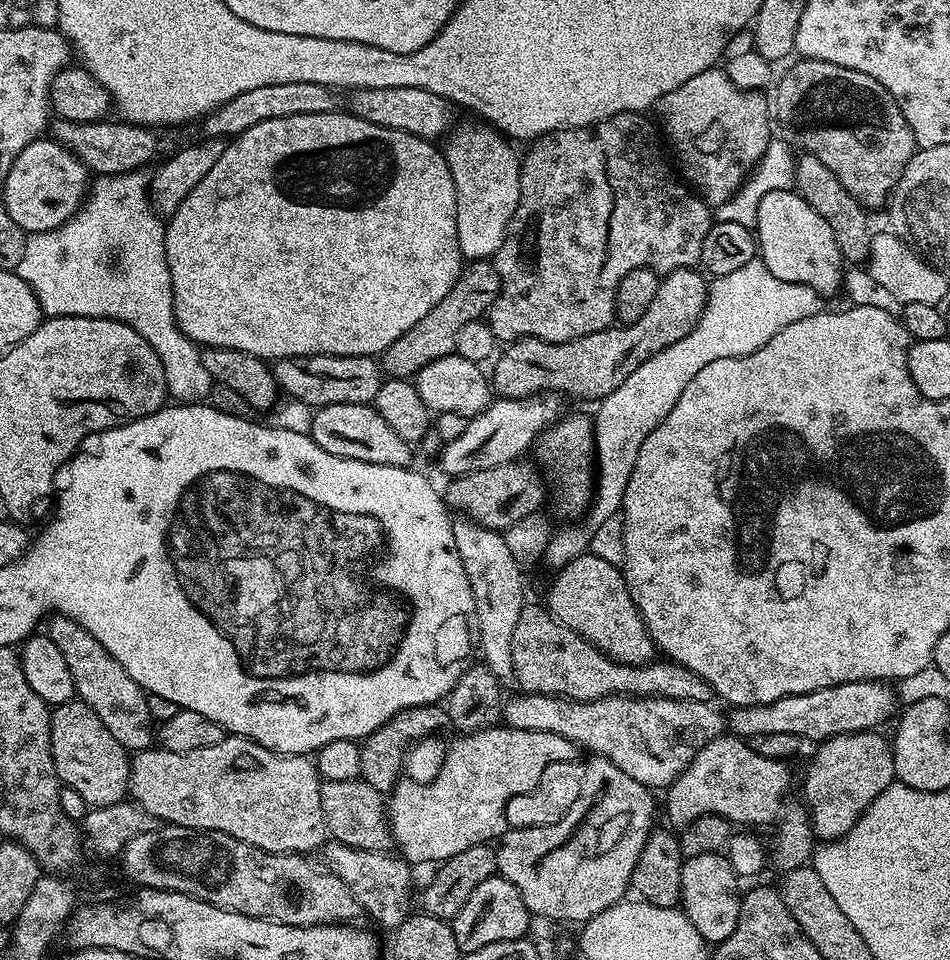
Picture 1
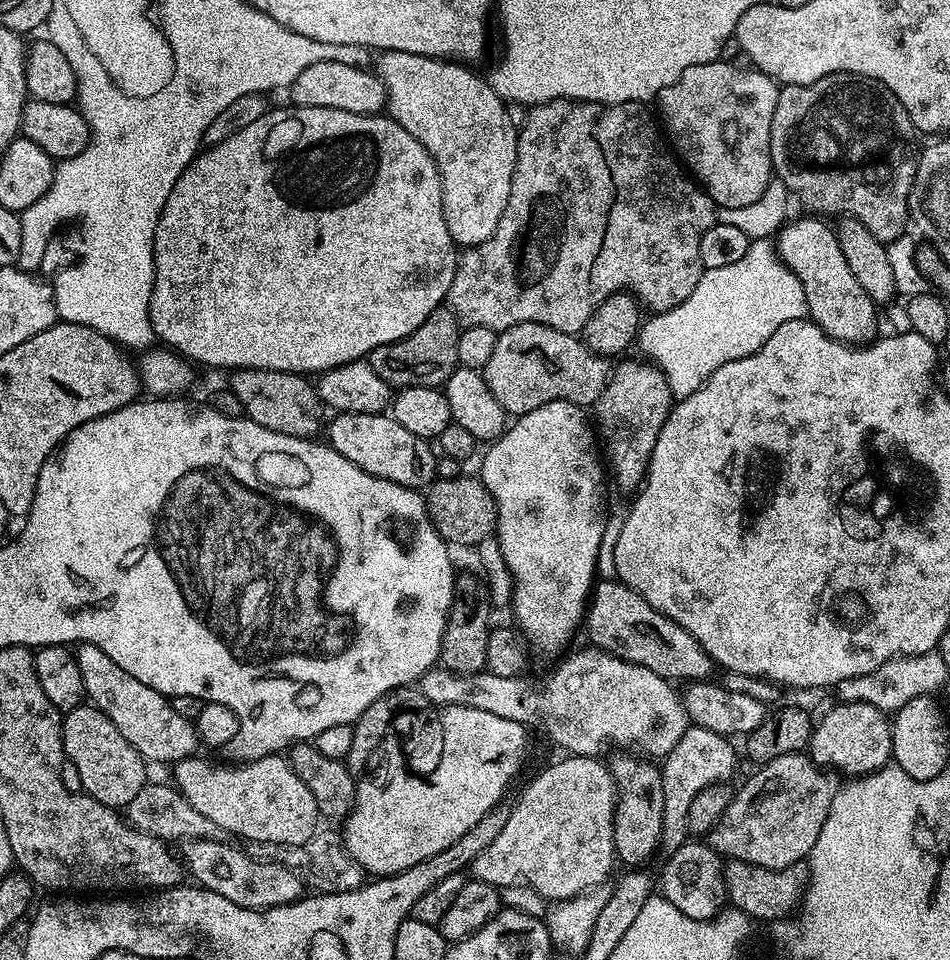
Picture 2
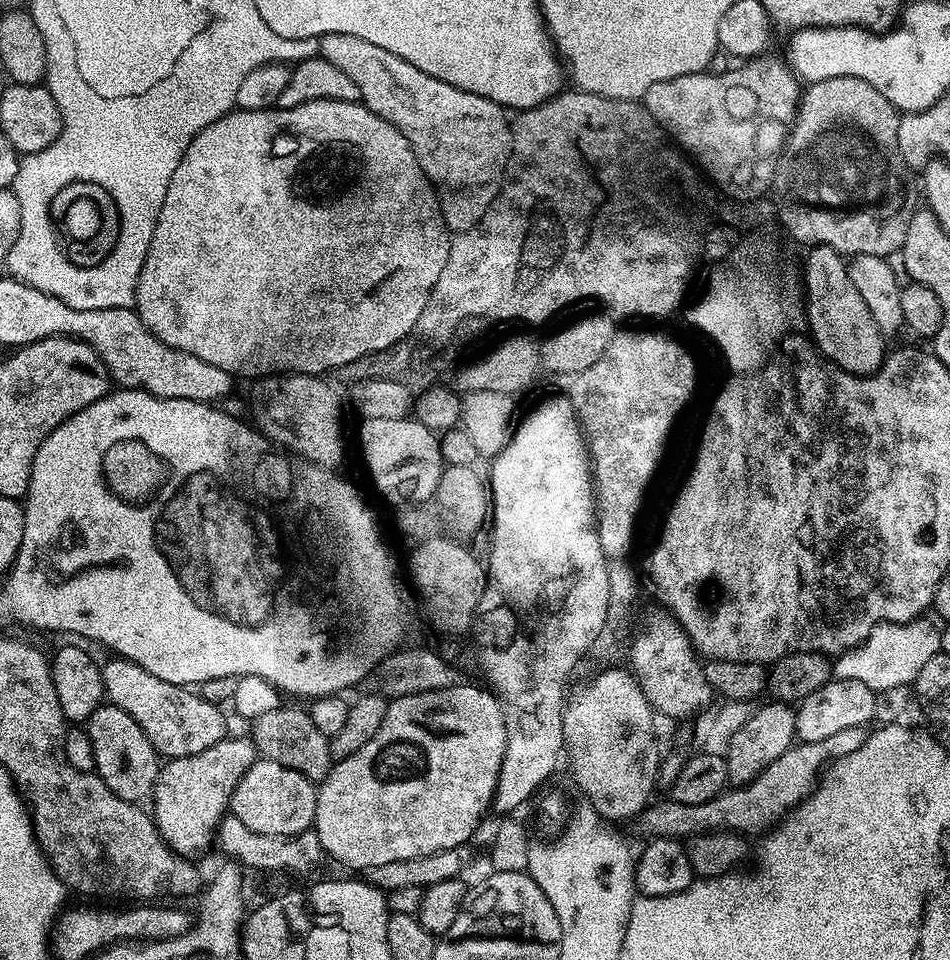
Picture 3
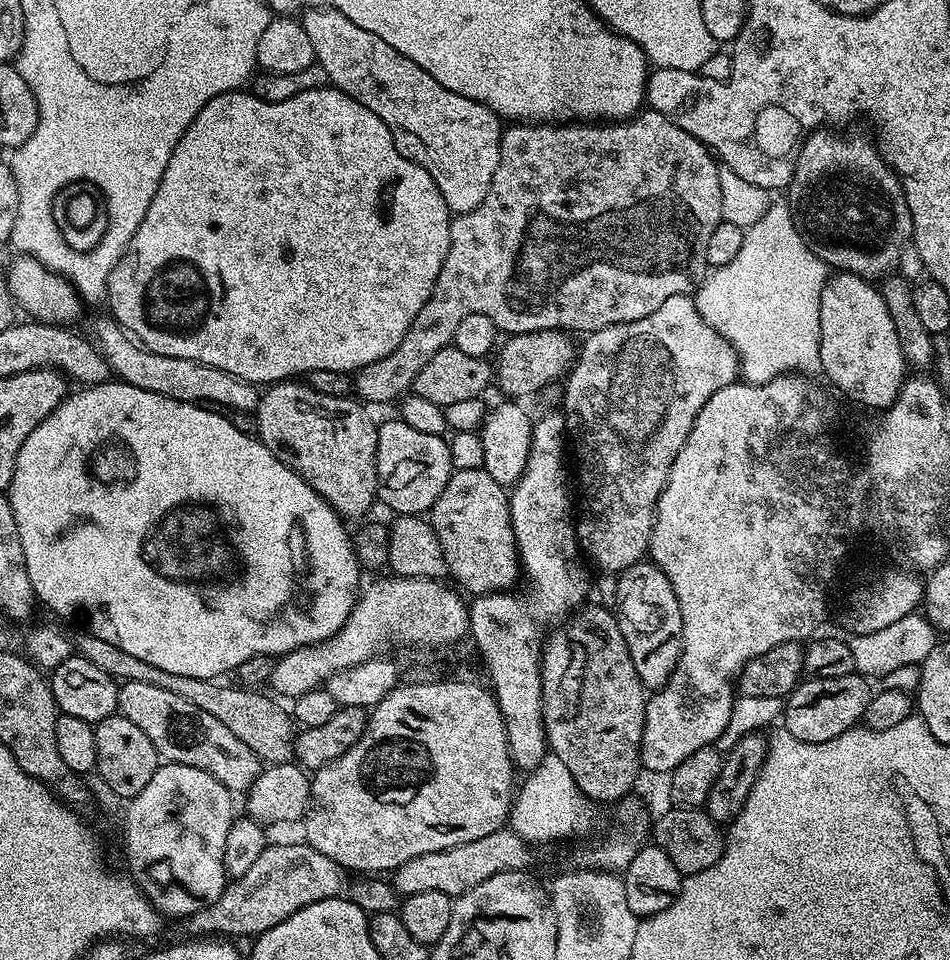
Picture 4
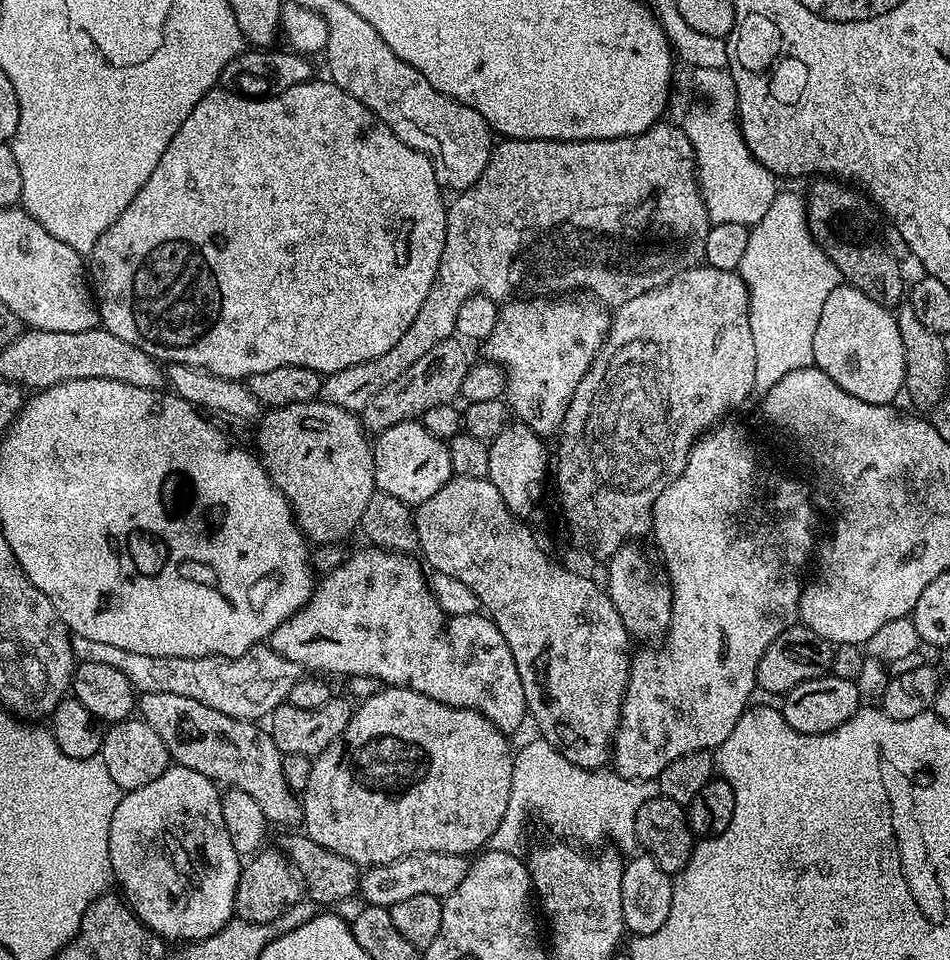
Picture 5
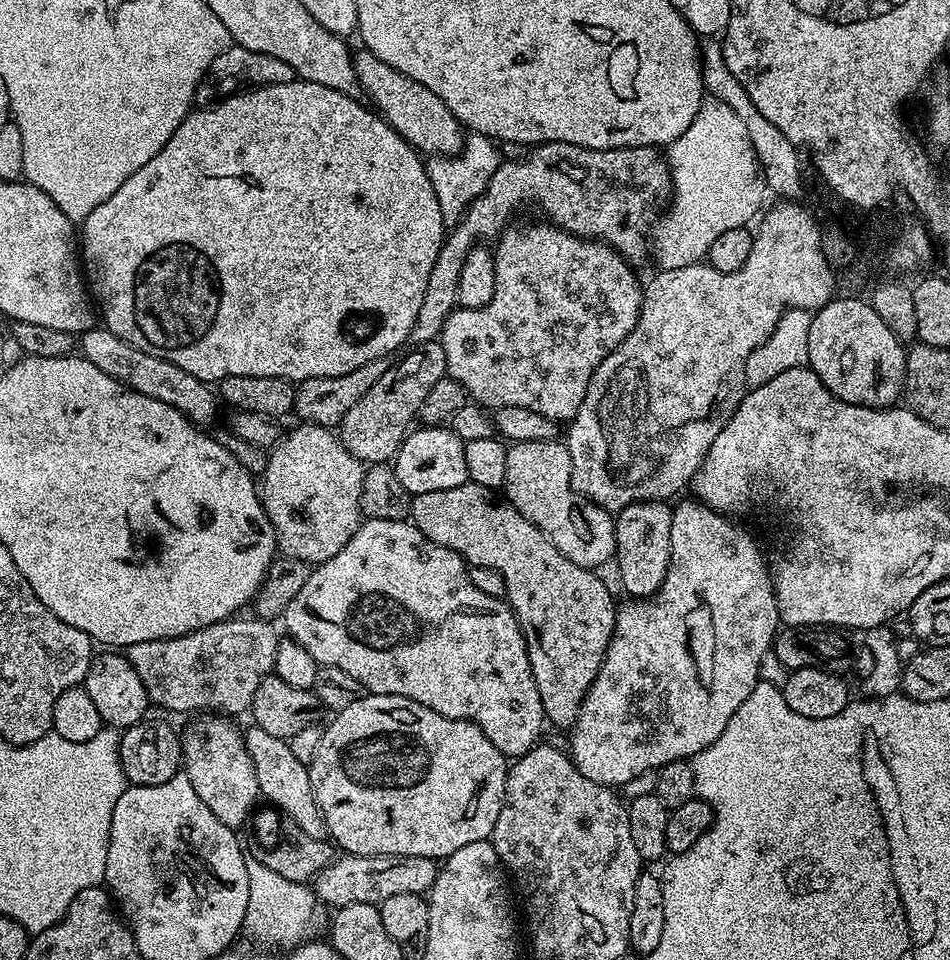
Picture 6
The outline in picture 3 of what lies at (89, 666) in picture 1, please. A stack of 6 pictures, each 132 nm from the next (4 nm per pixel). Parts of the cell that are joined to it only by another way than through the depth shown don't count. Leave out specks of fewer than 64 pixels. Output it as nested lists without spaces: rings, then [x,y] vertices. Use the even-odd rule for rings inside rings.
[[[108,658],[99,669],[107,703],[118,706],[140,727],[142,734],[161,757],[177,760],[190,754],[202,754],[219,740],[225,739],[224,716],[208,700],[191,696],[181,685],[162,682],[134,662]]]

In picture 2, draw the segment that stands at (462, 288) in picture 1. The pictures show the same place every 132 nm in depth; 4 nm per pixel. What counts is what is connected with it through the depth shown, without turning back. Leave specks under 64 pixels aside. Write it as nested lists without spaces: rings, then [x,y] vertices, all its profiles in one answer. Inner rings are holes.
[[[441,306],[432,311],[430,318],[426,318],[426,322],[418,326],[418,330],[414,330],[398,342],[378,346],[366,359],[374,374],[378,374],[378,378],[382,378],[382,382],[386,382],[394,390],[410,386],[440,388],[447,385],[460,363],[458,338],[461,331],[461,321],[457,320],[451,308]]]

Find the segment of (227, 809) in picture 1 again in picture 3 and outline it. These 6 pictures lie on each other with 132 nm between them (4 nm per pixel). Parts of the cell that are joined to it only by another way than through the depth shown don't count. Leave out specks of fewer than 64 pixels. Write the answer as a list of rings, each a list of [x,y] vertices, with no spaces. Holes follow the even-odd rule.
[[[257,759],[232,791],[230,812],[238,818],[238,822],[242,822],[242,826],[250,826],[250,830],[258,834],[297,836],[313,827],[316,789],[317,785],[313,781],[307,780],[296,770],[278,766],[269,760]]]

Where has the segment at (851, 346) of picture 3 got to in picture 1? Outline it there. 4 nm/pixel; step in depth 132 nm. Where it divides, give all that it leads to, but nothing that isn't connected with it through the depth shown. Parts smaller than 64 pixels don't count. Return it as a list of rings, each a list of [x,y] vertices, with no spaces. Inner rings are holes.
[[[788,189],[770,190],[758,202],[754,235],[758,241],[758,256],[764,261],[766,270],[782,282],[794,282],[810,286],[825,298],[841,291],[844,283],[846,262],[834,242],[834,233],[814,206],[800,197],[799,192]]]

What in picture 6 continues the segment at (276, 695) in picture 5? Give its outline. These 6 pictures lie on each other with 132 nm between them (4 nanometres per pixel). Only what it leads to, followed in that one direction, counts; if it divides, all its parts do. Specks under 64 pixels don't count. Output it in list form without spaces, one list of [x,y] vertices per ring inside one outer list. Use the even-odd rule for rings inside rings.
[[[259,618],[240,619],[220,620],[216,624],[174,638],[131,644],[126,655],[130,666],[138,670],[138,678],[142,678],[142,686],[146,686],[149,701],[155,707],[157,704],[168,712],[194,712],[198,708],[204,708],[200,710],[215,710],[220,714],[247,713],[252,707],[254,690],[258,690],[258,686],[266,677],[273,675],[281,637],[276,636],[275,623]]]

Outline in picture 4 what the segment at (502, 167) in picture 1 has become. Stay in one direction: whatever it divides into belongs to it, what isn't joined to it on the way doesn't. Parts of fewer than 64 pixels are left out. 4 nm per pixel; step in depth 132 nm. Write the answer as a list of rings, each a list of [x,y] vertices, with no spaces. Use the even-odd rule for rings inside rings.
[[[305,8],[299,22],[306,30],[306,34],[310,34],[310,42],[314,42],[316,63],[322,70],[326,70],[328,84],[340,89],[350,98],[362,102],[366,110],[378,114],[378,118],[386,122],[400,153],[418,166],[422,166],[430,174],[430,178],[434,178],[449,213],[459,214],[477,208],[490,190],[494,170],[498,170],[502,135],[501,117],[476,100],[467,100],[454,94],[454,90],[446,90],[446,86],[434,82],[434,78],[430,78],[430,74],[426,74],[422,66],[398,54],[398,50],[394,50],[394,46],[386,46],[386,42],[382,42],[378,34],[362,30],[362,26],[350,22],[350,18],[346,18],[346,14],[338,10]]]

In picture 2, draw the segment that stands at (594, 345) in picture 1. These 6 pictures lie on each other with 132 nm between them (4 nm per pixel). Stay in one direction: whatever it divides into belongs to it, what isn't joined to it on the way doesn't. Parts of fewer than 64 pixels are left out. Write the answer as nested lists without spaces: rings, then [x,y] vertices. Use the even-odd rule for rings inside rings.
[[[522,322],[497,335],[494,355],[486,362],[482,375],[504,411],[518,417],[555,400],[581,406],[595,405],[608,385],[610,364],[605,357],[591,352],[579,335],[571,336],[538,322]]]

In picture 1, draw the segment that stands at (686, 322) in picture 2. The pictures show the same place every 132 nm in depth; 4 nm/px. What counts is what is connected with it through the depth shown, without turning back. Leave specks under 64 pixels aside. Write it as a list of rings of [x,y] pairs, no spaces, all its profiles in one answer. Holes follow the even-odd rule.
[[[759,258],[746,262],[746,266],[731,274],[715,277],[694,330],[674,342],[674,346],[666,346],[666,350],[646,358],[646,362],[642,362],[642,366],[638,366],[638,370],[634,370],[618,390],[599,401],[597,408],[600,409],[594,412],[596,454],[592,499],[583,513],[581,524],[562,525],[549,538],[548,545],[543,545],[543,566],[559,570],[574,562],[574,558],[585,555],[598,526],[623,509],[626,486],[630,482],[630,474],[634,474],[634,462],[638,462],[642,442],[660,425],[662,418],[674,410],[674,402],[678,402],[682,390],[686,390],[690,378],[694,378],[702,366],[718,358],[750,354],[770,342],[770,338],[790,326],[790,322],[802,322],[802,318],[810,318],[825,308],[825,297],[819,292],[810,286],[774,278]]]

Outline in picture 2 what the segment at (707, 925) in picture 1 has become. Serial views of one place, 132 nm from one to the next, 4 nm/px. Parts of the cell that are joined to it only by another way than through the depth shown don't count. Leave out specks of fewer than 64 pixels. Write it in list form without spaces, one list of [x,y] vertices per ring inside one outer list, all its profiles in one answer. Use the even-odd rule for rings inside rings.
[[[686,842],[678,850],[671,852],[665,860],[668,861],[665,862],[660,876],[658,872],[658,888],[664,899],[682,910],[682,914],[695,920],[712,920],[719,916],[726,904],[721,856],[707,842]]]

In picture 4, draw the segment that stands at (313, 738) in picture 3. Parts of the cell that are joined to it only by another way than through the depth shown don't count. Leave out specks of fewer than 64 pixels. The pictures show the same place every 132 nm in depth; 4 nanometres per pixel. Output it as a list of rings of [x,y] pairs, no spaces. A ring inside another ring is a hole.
[[[81,630],[72,636],[72,647],[81,656],[85,656],[98,670],[106,670],[113,680],[123,682],[146,682],[150,686],[159,686],[162,690],[170,690],[170,694],[178,694],[178,698],[186,698],[198,710],[206,710],[206,714],[214,714],[226,730],[231,730],[241,742],[246,742],[250,750],[265,765],[287,764],[294,756],[294,721],[287,711],[284,712],[275,704],[271,695],[263,696],[260,692],[251,692],[248,688],[227,688],[215,679],[199,680],[186,678],[186,674],[170,674],[166,670],[158,670],[158,666],[150,666],[150,662],[142,662],[142,658],[134,658],[134,654],[126,654],[119,646],[106,642],[106,638],[98,638],[94,633]]]

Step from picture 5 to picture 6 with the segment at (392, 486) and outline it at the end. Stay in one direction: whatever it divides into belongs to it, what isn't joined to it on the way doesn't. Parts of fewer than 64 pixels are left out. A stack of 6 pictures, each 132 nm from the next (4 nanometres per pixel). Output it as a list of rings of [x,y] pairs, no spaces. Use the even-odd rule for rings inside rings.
[[[420,426],[409,431],[400,442],[394,457],[398,482],[408,494],[417,496],[430,490],[450,490],[469,483],[466,474],[464,441],[459,440],[448,426]]]

